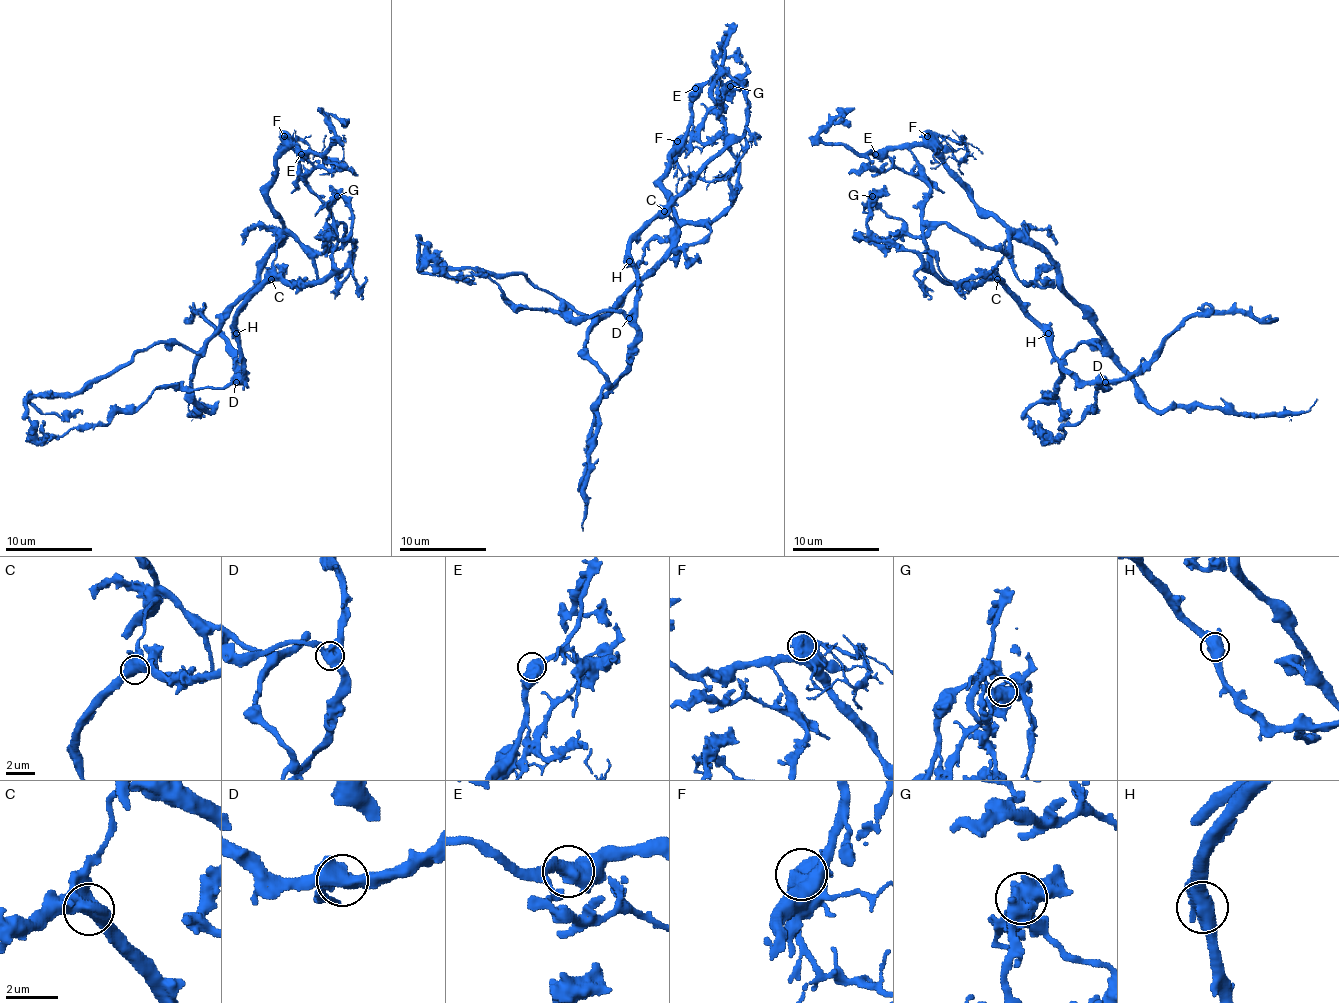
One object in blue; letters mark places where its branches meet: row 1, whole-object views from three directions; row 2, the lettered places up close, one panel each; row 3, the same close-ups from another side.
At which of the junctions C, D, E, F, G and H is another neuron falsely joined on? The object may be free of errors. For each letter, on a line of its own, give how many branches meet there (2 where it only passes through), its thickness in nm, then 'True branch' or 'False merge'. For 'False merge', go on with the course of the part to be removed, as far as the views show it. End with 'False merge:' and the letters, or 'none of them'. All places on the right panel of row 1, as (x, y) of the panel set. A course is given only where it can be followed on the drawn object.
C: Branches: 3. Thickness 550 nm. True branch
D: Branches: 3. Thickness 550 nm. True branch
E: Branches: 3. Thickness 550 nm. True branch
F: Branches: 3. Thickness 500 nm. True branch
G: Branches: 3. Thickness 600 nm. False merge. Course of the part to remove: (873, 196), (879, 239), (947, 283), (997, 281), (1065, 368), (1100, 379), (1063, 436), (1045, 441), (1037, 421)
H: Branches: 3. Thickness 550 nm. True branch
False merge: G

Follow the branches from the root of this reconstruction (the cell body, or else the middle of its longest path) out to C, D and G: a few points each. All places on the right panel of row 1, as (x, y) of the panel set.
C: (1056, 272), (1056, 266), (1041, 250), (1008, 239), (1004, 244), (1004, 257), (997, 266), (997, 279)
D: (1056, 272), (1041, 250), (1008, 239), (997, 281), (1043, 331), (1050, 353), (1065, 368), (1085, 382), (1105, 382)
G: (1056, 272), (1056, 266), (1041, 250), (1013, 235), (1006, 252), (973, 244), (945, 224), (912, 235), (873, 196)

